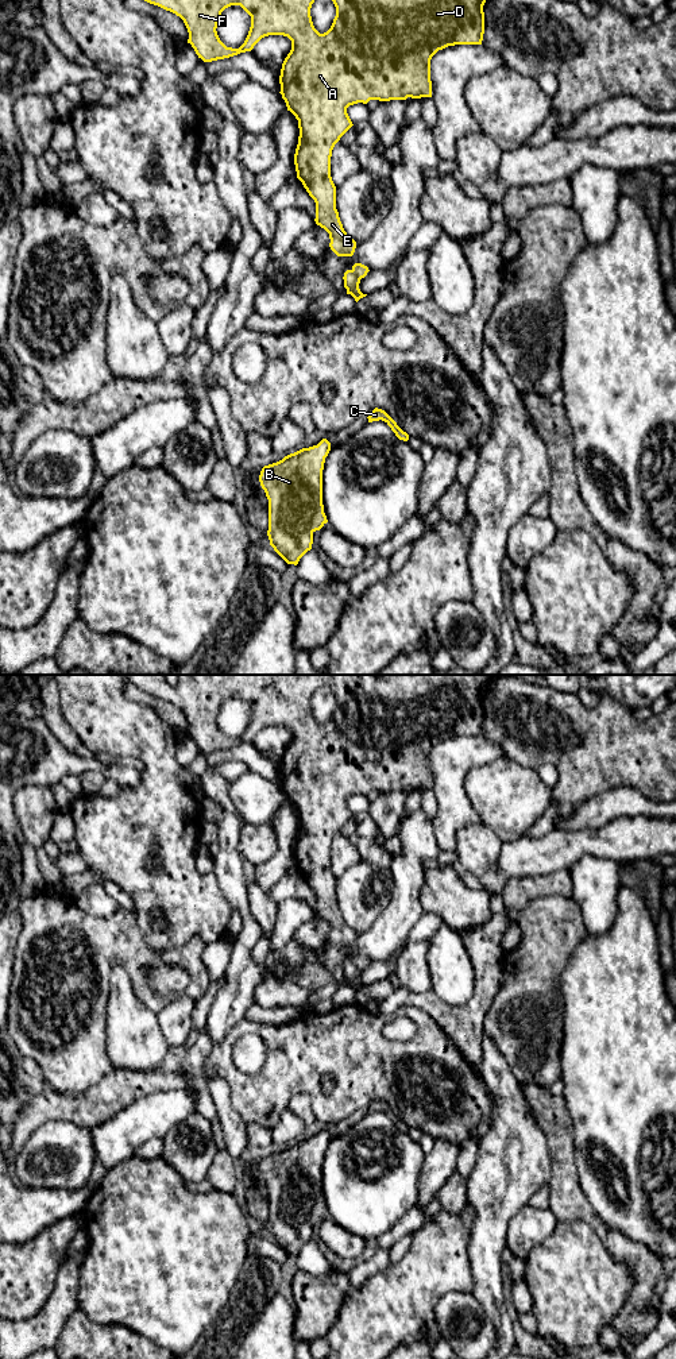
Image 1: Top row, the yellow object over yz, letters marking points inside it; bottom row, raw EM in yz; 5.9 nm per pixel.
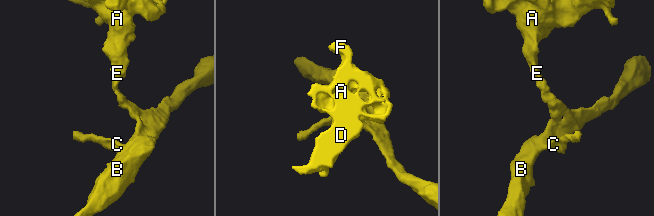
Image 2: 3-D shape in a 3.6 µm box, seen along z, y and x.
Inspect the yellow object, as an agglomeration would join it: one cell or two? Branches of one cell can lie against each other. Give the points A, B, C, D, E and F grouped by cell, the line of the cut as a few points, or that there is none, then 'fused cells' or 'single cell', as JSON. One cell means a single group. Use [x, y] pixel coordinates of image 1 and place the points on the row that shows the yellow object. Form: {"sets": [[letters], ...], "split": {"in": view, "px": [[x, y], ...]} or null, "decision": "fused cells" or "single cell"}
{"sets": [["A", "B", "C", "D", "E", "F"]], "split": null, "decision": "single cell"}

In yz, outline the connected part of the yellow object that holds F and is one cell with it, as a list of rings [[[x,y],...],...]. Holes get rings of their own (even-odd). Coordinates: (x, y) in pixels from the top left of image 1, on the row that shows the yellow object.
[[[144,0],[179,16],[189,32],[198,58],[204,62],[229,58],[251,51],[264,36],[283,35],[291,40],[291,50],[281,69],[281,94],[298,120],[300,136],[294,154],[297,178],[316,202],[316,224],[329,233],[329,247],[337,256],[352,256],[356,242],[347,235],[336,209],[336,186],[331,177],[331,157],[335,144],[354,126],[347,108],[370,100],[390,101],[432,97],[430,59],[439,51],[455,45],[482,45],[484,34],[486,0],[332,0],[336,16],[331,28],[320,34],[312,22],[310,8],[314,0]],[[240,5],[251,16],[251,27],[239,49],[227,47],[217,35],[221,12]]]

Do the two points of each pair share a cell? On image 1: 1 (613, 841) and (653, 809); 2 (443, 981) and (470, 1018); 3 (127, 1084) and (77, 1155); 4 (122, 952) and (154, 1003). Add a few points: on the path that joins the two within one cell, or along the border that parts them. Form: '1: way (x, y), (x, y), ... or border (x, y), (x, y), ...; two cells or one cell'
1: border (661, 817), (621, 817), (613, 822); two cells
2: border (475, 976), (462, 1004), (447, 1004), (432, 989); two cells
3: border (58, 1119), (73, 1122), (88, 1130); two cells
4: way (134, 964), (143, 991); one cell

